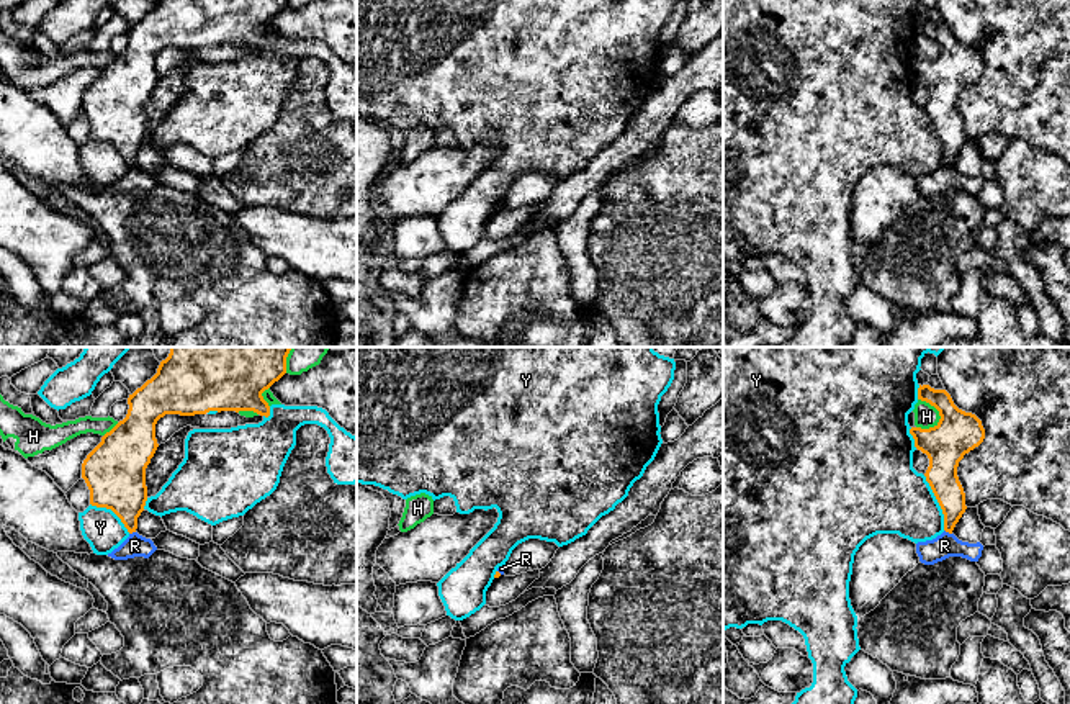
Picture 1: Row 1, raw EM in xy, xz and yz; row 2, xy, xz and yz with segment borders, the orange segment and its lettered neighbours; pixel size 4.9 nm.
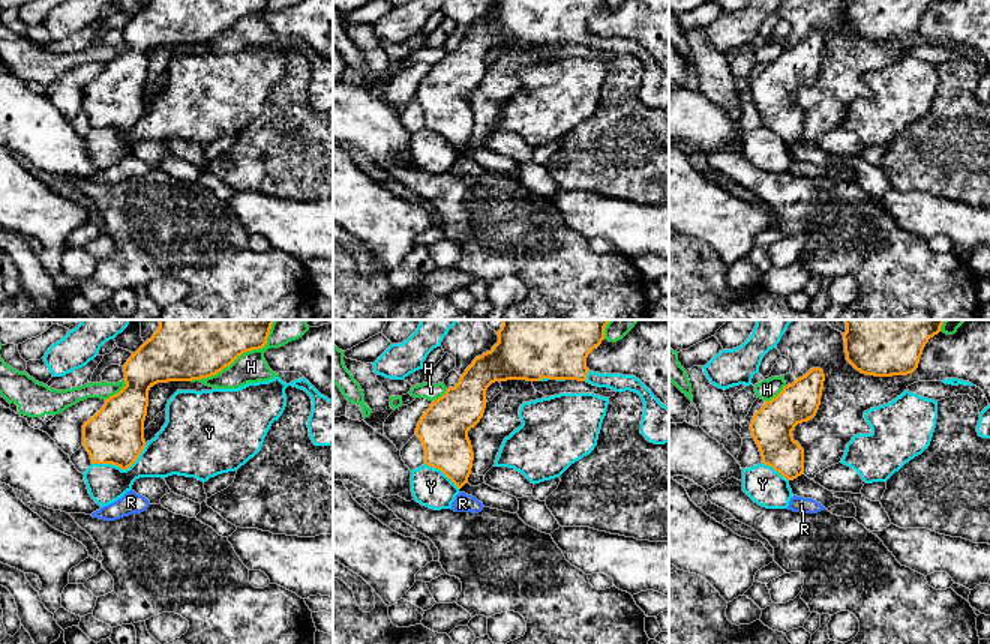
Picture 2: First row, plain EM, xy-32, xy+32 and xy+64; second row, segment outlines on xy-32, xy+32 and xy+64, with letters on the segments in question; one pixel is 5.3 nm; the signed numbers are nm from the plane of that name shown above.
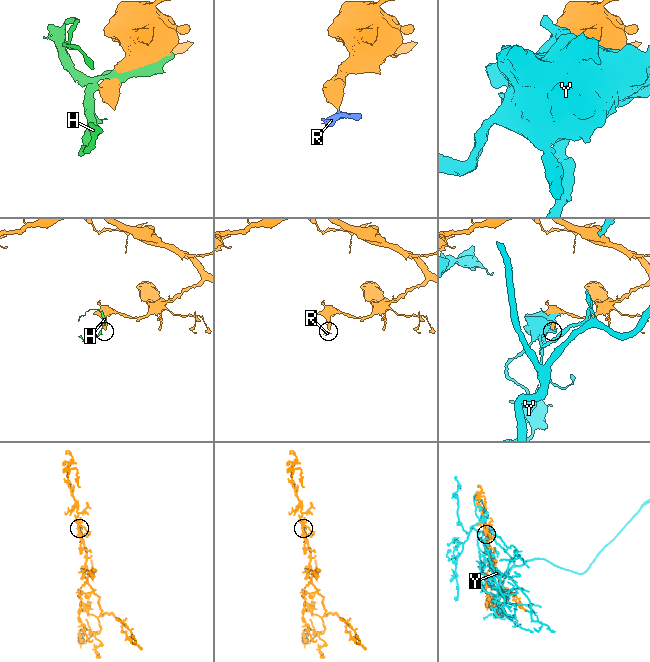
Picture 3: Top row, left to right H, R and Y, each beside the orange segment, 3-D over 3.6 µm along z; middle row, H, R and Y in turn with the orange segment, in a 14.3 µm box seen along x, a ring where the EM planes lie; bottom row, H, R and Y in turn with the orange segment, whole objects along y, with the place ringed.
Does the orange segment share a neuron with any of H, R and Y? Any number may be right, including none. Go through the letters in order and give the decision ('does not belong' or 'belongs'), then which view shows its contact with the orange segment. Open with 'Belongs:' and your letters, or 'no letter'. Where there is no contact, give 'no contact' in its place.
Belongs: no letter
H: does not belong; meets orange in yz
R: does not belong; meets orange in yz
Y: does not belong; meets orange in yz

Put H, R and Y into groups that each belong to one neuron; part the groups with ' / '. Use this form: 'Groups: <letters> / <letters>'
Groups: H R / Y

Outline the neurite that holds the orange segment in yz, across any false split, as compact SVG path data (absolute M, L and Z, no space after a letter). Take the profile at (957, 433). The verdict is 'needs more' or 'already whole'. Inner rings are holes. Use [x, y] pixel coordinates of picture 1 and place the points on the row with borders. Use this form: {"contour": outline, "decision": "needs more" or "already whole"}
{"contour": "M919 385L918 399L939 411L934 427L911 427L915 447L928 455L929 467L924 473L944 514L944 530L952 534L965 512L965 493L957 476L959 462L985 439L982 421L959 409L946 390Z", "decision": "already whole"}

